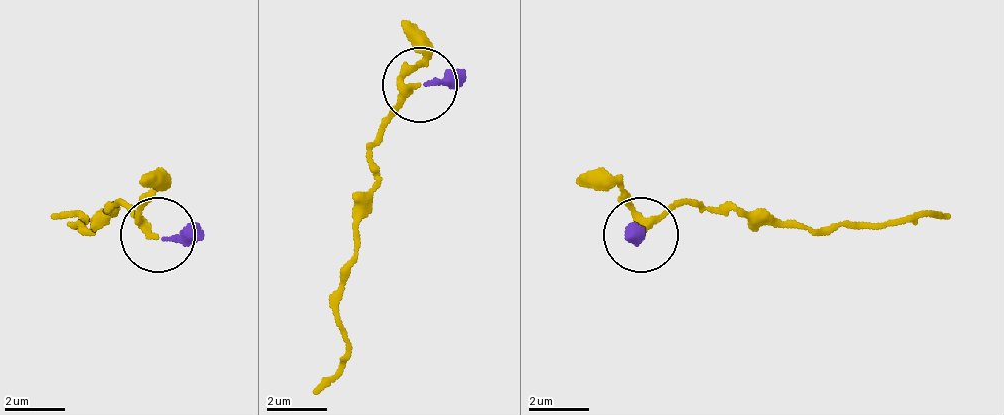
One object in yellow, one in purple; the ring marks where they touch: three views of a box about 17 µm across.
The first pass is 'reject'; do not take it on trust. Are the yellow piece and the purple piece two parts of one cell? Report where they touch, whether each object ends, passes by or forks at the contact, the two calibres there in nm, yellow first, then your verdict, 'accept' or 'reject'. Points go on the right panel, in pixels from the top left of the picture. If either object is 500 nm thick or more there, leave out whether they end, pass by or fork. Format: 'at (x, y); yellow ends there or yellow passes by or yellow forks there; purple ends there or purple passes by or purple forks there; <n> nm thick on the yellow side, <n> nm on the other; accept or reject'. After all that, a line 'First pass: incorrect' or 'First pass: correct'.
at (640, 235); yellow passes by; purple ends there; 190 nm thick on the yellow side, 240 nm on the other; accept
First pass: incorrect

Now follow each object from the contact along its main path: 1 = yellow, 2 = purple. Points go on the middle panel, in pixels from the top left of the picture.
1: (421, 83), (376, 143), (339, 293), (346, 361), (316, 391)
2: (421, 83), (467, 67)

